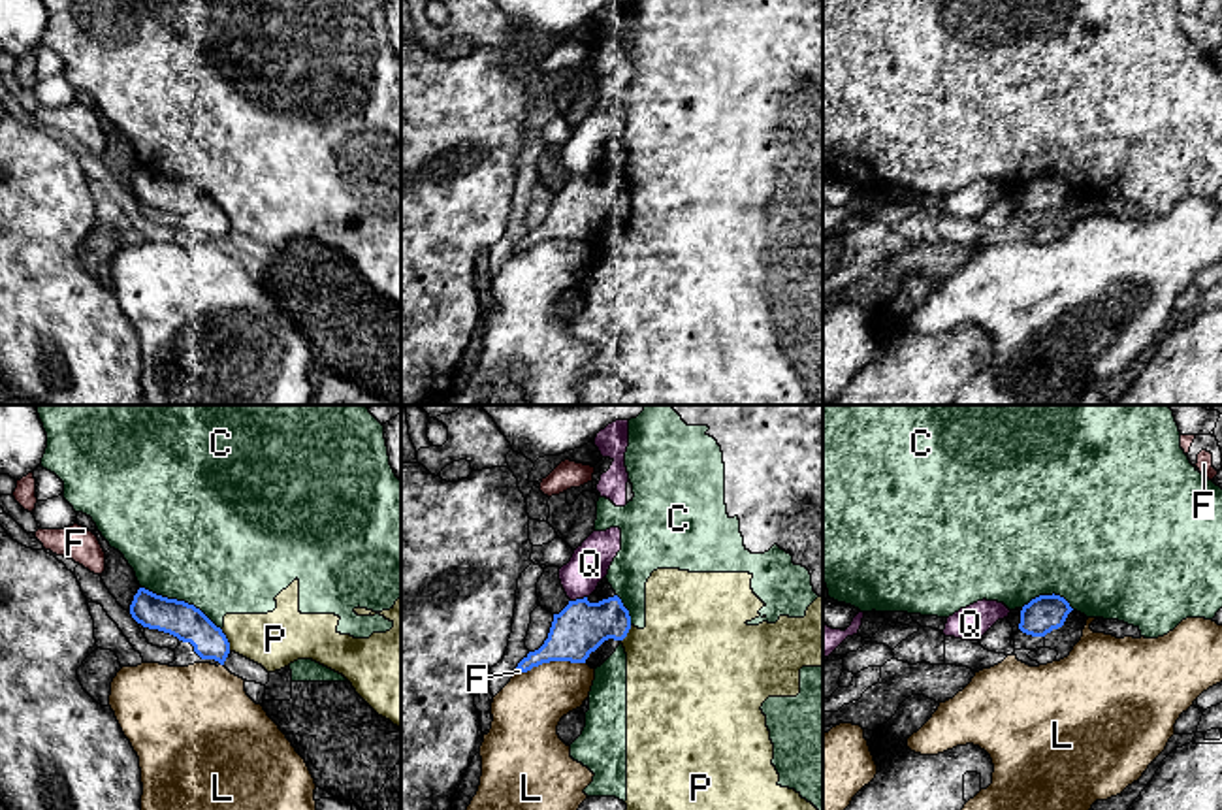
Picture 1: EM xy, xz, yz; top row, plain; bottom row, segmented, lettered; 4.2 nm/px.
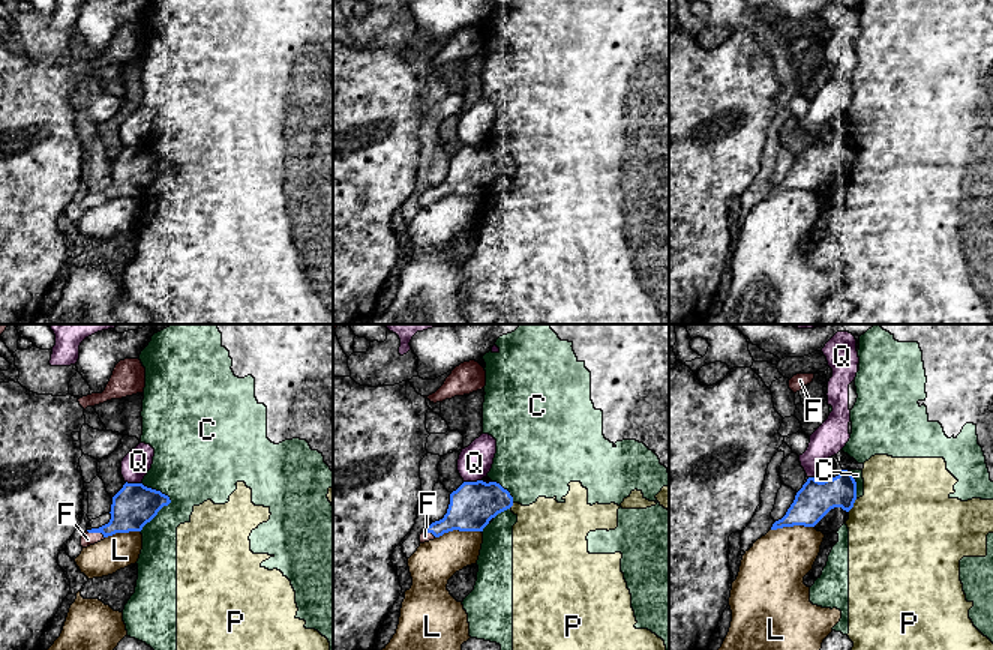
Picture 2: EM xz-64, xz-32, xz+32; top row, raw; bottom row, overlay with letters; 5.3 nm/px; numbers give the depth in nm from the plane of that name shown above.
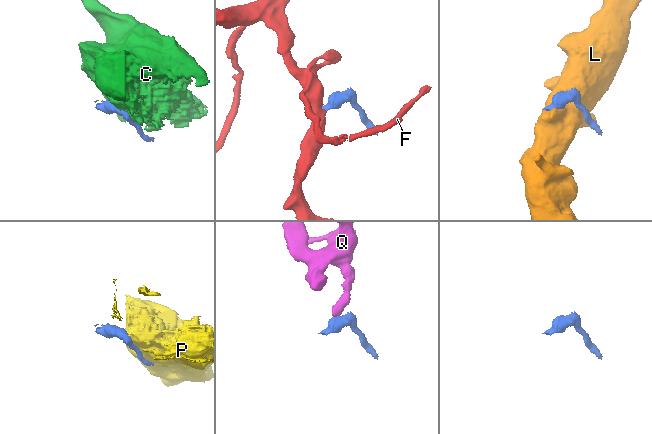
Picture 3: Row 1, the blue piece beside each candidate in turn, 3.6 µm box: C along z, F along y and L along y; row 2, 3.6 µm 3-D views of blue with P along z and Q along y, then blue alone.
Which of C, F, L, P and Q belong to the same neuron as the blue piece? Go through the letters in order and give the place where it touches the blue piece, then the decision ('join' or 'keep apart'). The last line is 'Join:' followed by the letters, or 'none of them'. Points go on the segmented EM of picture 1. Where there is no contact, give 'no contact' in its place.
C: xy (181, 601) | keep apart
F: xz (520, 669) | join
L: xz (552, 660) | keep apart
P: xy (226, 641) | keep apart
Q: xz (578, 599) | keep apart
Join: F

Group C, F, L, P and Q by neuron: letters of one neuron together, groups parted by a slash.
C P / F / L / Q

